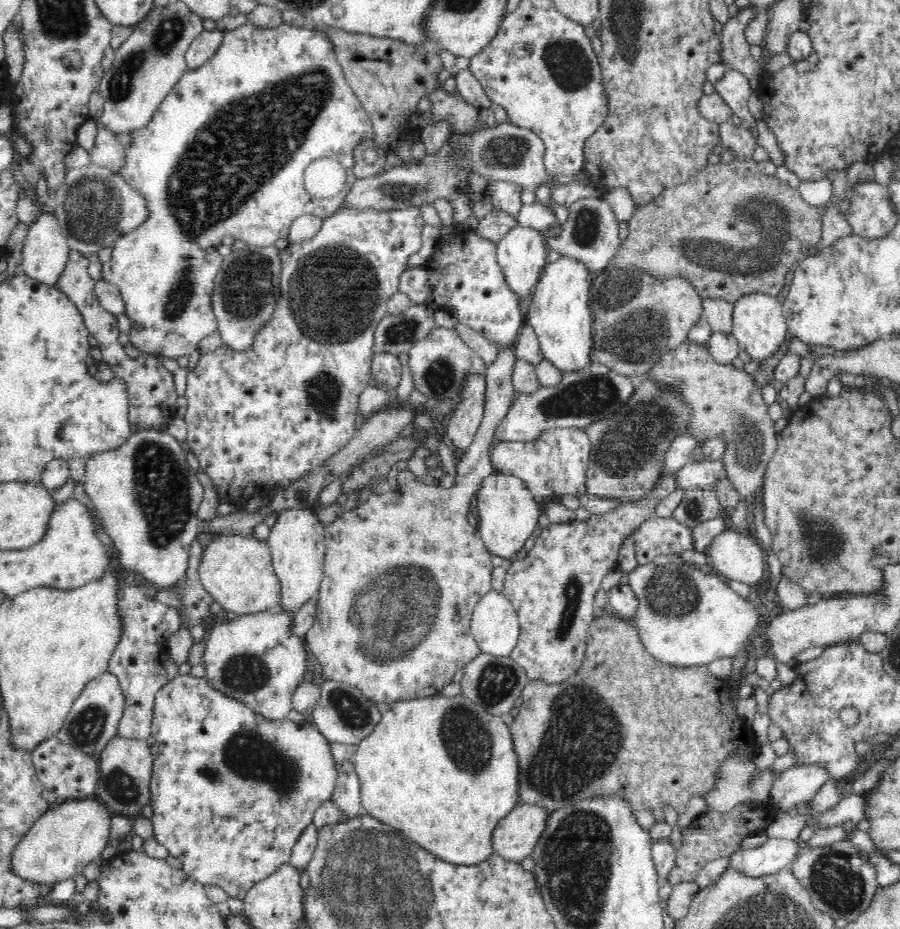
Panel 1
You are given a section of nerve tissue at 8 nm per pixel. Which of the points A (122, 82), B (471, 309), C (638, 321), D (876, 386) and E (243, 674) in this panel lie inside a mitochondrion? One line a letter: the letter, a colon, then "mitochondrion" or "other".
A: mitochondrion
B: other
C: mitochondrion
D: other
E: mitochondrion

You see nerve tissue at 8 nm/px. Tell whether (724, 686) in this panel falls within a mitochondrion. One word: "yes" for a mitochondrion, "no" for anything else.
no

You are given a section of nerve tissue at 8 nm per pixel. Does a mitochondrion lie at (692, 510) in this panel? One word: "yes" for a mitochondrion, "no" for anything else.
yes

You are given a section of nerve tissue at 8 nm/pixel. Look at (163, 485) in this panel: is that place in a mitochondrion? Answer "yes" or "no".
yes

